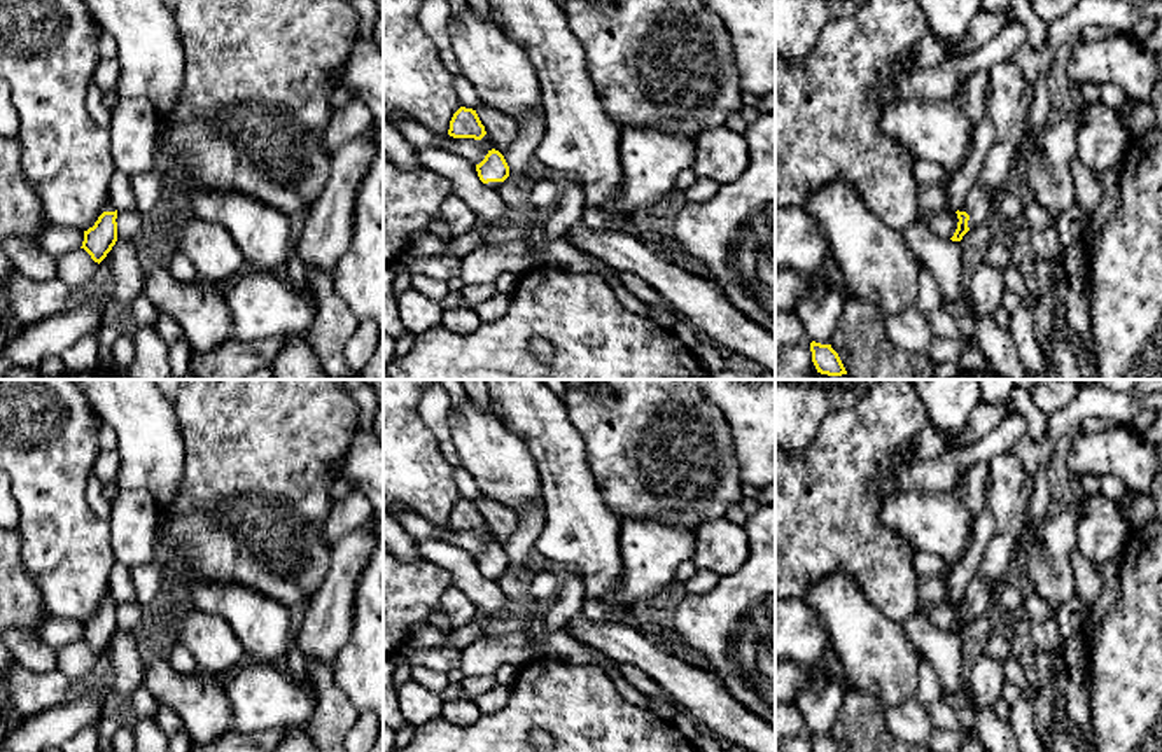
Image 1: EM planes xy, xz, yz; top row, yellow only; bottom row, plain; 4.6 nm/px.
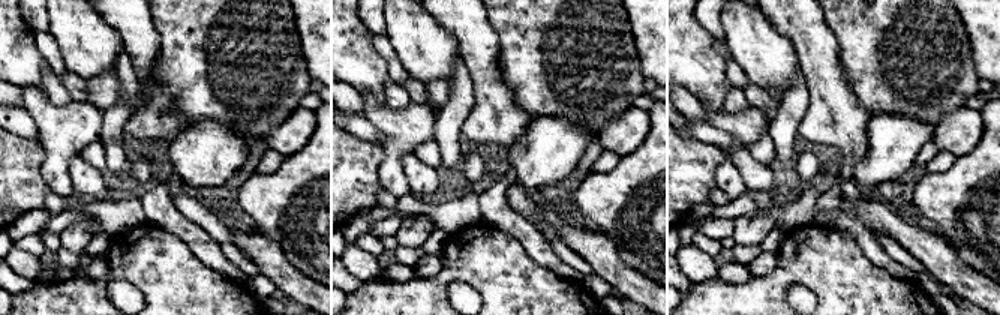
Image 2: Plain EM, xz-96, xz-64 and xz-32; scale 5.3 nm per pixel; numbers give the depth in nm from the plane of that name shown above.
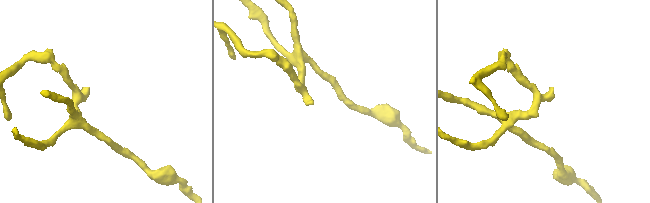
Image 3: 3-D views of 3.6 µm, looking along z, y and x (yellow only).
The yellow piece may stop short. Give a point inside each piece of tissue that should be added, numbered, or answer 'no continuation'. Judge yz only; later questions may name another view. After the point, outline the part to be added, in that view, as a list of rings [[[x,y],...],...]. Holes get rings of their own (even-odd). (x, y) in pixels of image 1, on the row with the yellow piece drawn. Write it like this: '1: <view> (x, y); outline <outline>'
1: yz (977, 203); outline [[[973,185],[959,212],[966,212],[970,215],[968,227],[973,231],[984,224],[989,208],[990,199],[987,198],[985,189]]]

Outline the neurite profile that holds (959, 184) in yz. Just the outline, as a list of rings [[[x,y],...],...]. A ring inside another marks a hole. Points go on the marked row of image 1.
[[[987,112],[985,117],[973,128],[973,145],[968,161],[961,170],[952,173],[947,182],[947,201],[954,212],[957,212],[964,205],[994,143],[996,126]]]

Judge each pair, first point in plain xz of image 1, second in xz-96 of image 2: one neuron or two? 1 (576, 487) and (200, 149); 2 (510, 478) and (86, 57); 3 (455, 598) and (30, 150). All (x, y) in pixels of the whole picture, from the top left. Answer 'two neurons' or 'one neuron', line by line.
1: two neurons
2: one neuron
3: two neurons

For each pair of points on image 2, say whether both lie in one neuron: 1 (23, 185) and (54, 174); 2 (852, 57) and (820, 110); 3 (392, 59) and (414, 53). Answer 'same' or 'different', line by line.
1: different
2: different
3: different

